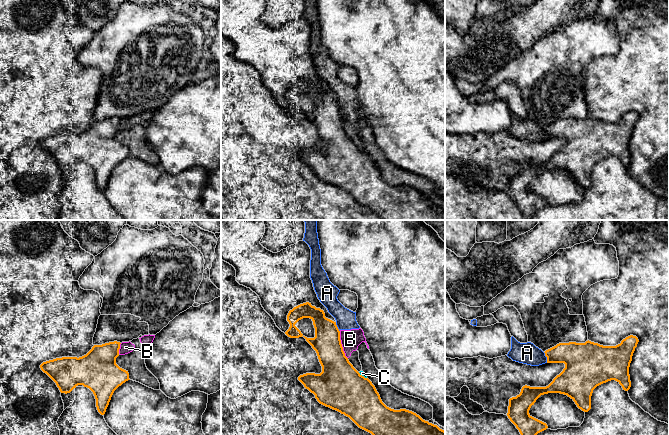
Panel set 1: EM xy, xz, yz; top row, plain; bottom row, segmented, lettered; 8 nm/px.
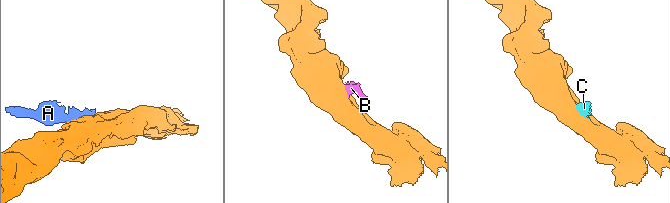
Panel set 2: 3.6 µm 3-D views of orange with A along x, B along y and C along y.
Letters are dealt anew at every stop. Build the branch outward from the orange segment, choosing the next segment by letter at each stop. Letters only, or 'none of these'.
none of these

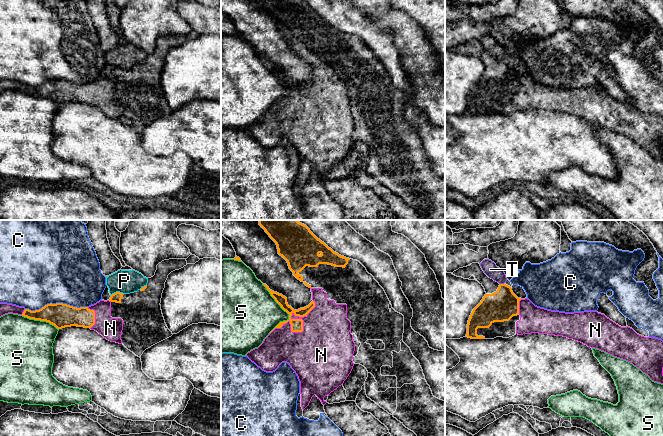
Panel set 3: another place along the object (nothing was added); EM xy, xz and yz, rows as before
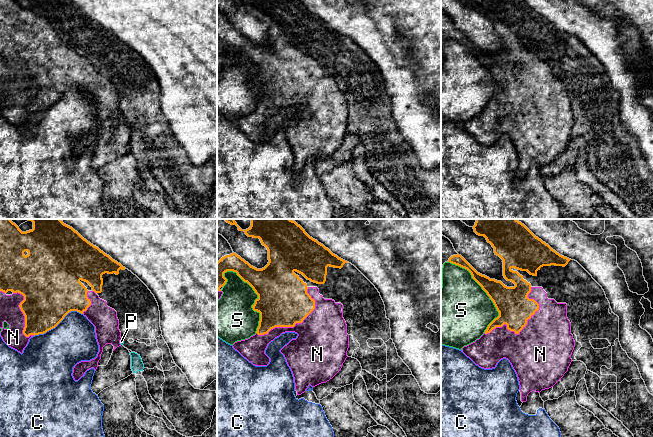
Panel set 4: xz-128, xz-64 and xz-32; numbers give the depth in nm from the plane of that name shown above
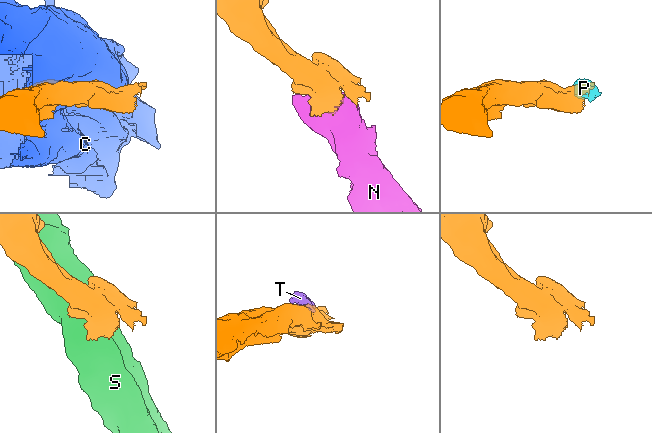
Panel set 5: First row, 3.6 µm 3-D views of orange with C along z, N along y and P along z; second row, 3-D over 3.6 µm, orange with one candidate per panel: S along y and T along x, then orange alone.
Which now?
N

